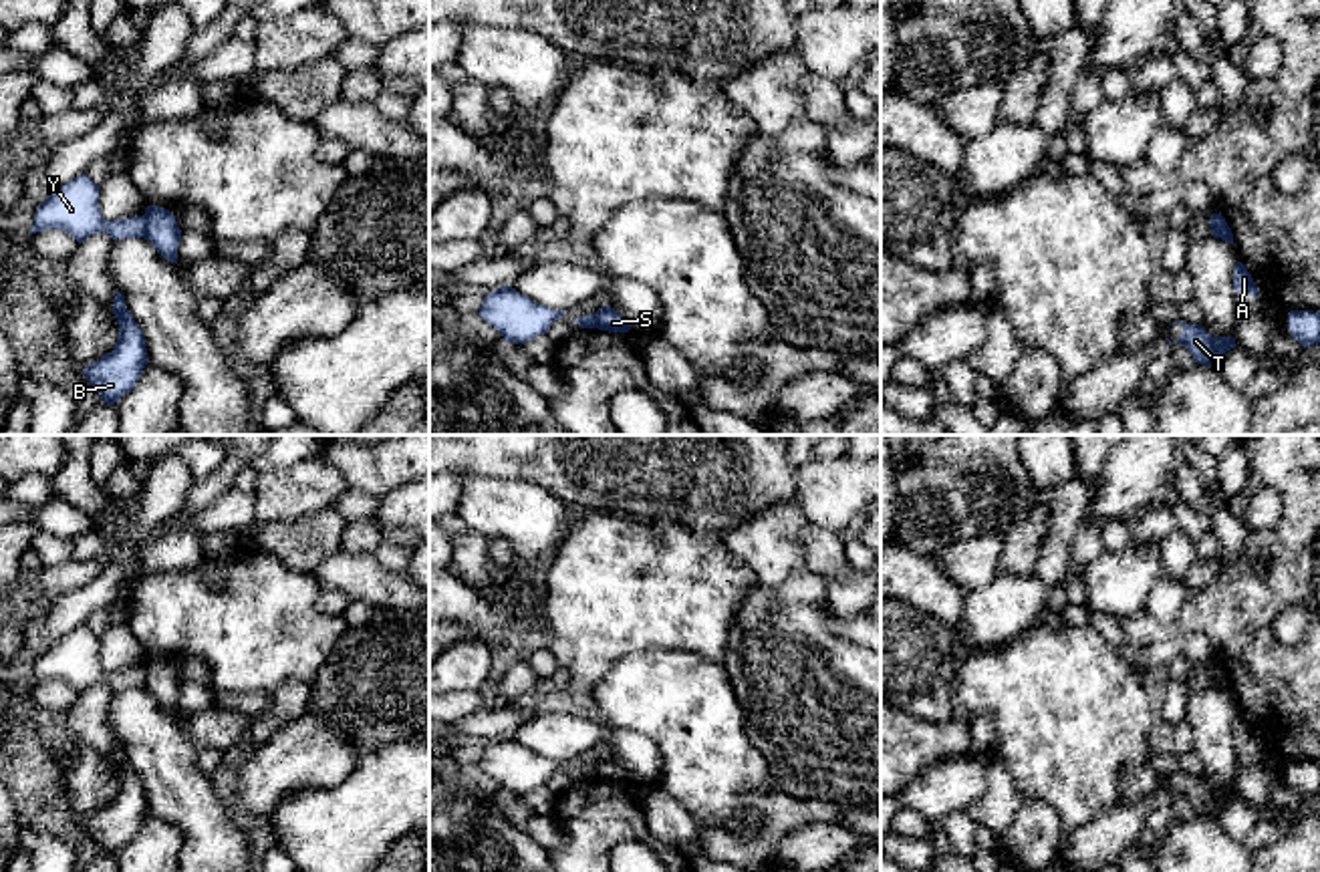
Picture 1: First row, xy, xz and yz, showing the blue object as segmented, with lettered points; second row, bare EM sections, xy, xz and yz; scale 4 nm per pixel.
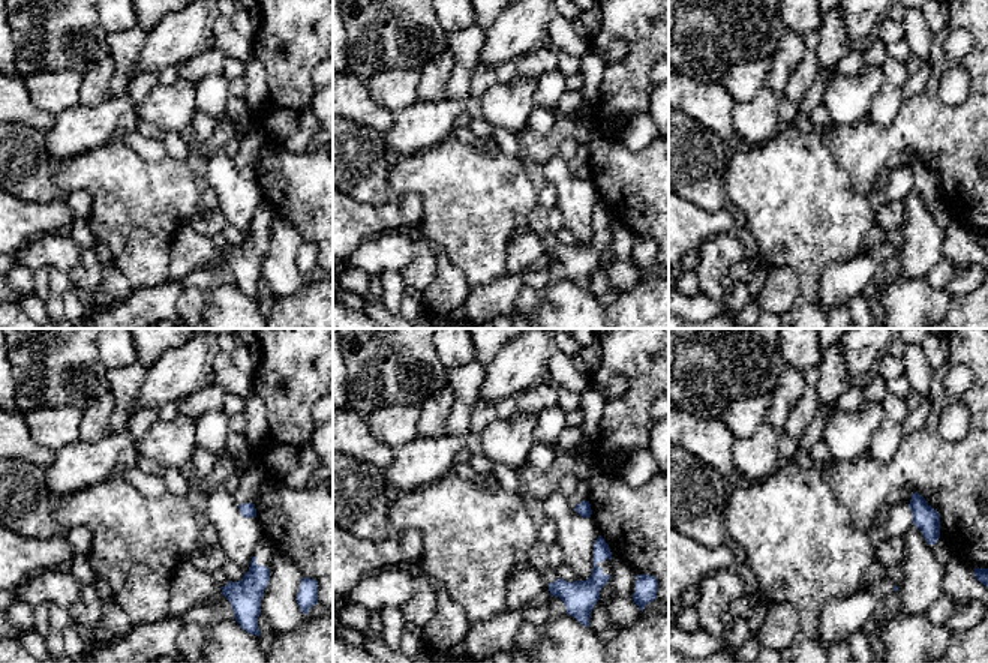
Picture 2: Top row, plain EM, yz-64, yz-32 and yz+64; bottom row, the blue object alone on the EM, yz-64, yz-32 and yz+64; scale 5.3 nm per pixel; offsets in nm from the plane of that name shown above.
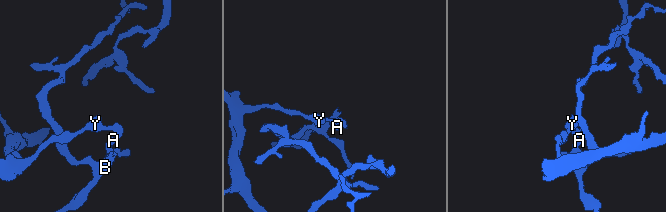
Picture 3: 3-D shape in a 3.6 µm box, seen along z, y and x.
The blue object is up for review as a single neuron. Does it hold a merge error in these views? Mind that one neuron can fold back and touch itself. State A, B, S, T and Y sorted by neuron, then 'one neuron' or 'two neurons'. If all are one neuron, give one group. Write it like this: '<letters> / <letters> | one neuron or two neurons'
A B S T / Y | two neurons

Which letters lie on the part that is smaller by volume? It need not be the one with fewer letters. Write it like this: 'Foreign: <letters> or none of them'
Foreign: A, B, S, T

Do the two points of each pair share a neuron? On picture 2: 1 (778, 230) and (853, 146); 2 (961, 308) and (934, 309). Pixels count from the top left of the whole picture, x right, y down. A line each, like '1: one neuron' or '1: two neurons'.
1: two neurons
2: two neurons

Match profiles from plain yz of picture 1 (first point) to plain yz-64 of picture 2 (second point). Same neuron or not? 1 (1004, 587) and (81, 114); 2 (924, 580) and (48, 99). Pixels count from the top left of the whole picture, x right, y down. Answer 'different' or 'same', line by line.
1: same
2: different

